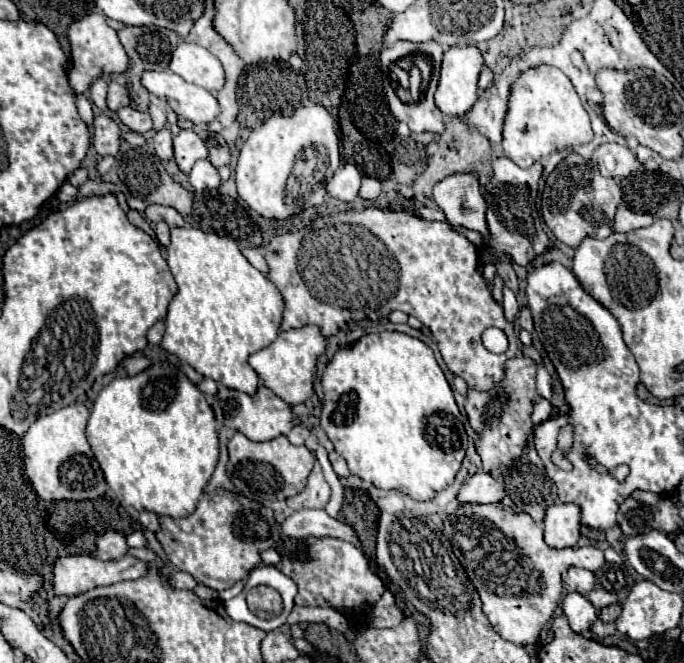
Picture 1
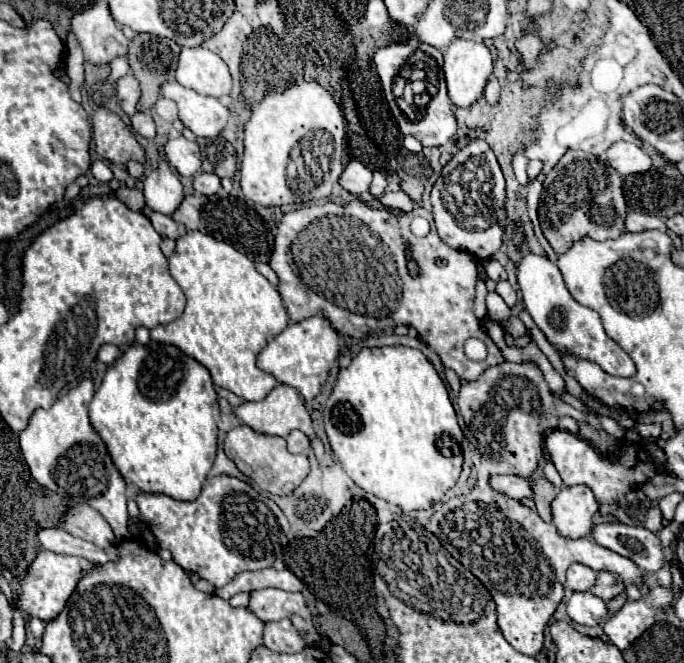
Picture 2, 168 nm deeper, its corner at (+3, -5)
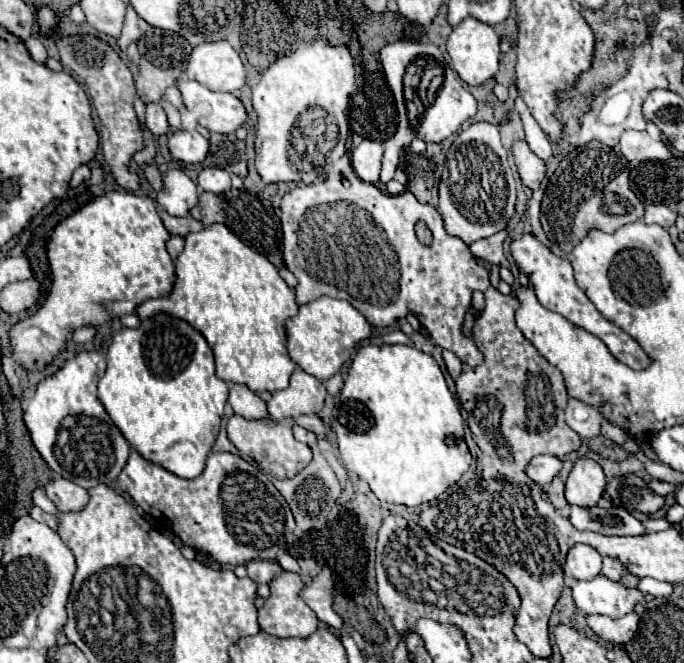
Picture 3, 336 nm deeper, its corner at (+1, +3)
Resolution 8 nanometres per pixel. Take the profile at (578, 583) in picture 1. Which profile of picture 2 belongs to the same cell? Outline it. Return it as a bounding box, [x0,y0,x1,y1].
[567,563,595,591]

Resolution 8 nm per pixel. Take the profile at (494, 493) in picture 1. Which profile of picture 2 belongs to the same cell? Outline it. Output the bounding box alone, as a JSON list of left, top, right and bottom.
[489,475,531,499]

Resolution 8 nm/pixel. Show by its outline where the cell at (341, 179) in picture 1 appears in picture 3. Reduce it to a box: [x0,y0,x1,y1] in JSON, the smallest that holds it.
[351,139,383,183]

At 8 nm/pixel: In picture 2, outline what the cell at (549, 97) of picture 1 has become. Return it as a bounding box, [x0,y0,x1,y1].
[513,153,527,185]

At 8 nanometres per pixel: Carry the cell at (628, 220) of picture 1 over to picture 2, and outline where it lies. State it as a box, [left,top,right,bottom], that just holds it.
[625,211,667,231]

